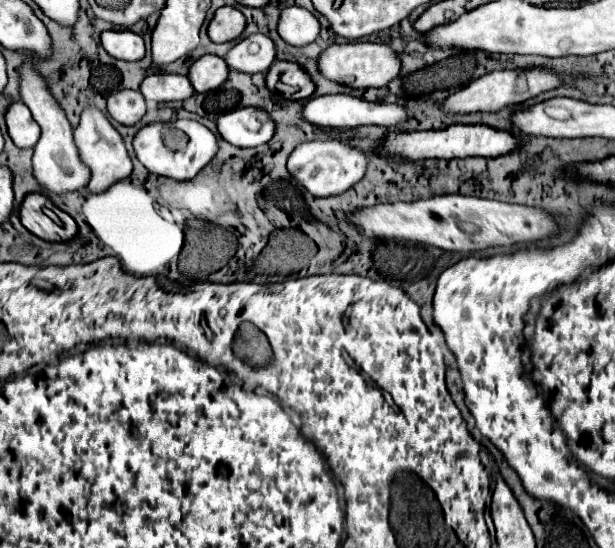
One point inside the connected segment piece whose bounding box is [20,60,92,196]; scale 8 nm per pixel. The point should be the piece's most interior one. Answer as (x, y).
(57, 166)

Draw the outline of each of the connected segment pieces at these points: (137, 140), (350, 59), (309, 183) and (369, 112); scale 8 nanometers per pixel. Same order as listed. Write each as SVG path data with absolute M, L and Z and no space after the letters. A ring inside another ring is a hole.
M176 120L176 122L152 122L152 124L146 124L144 128L140 128L134 134L132 146L134 146L136 158L150 172L160 174L160 176L168 176L168 178L174 178L174 180L192 180L214 158L214 154L218 150L216 136L206 126L202 126L202 124L194 122L194 120ZM166 126L180 128L188 136L188 144L186 144L186 148L182 152L172 152L172 150L168 150L162 144L162 128L166 128Z
M354 42L354 44L332 44L318 58L320 74L336 84L344 84L350 88L366 90L366 88L382 88L400 72L398 56L384 44L372 42Z
M326 140L326 142L306 142L300 144L288 158L288 172L298 180L300 186L304 186L312 196L326 198L336 196L350 186L354 186L366 172L368 154L362 150L356 150L350 144L338 142L338 140Z
M336 94L336 96L318 96L308 98L302 104L302 120L308 120L310 124L316 124L318 128L356 128L362 124L380 124L380 126L394 126L402 120L406 120L406 110L398 104L378 104L378 102L366 102L360 98Z

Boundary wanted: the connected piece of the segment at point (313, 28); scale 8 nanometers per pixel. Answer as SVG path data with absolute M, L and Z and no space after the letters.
M290 6L284 8L278 22L278 34L290 46L306 46L320 34L320 22L306 8Z

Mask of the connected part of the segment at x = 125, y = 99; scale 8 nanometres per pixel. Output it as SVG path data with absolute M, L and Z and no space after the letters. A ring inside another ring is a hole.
M120 90L108 96L106 110L116 122L132 126L146 114L146 102L144 96L136 90Z

